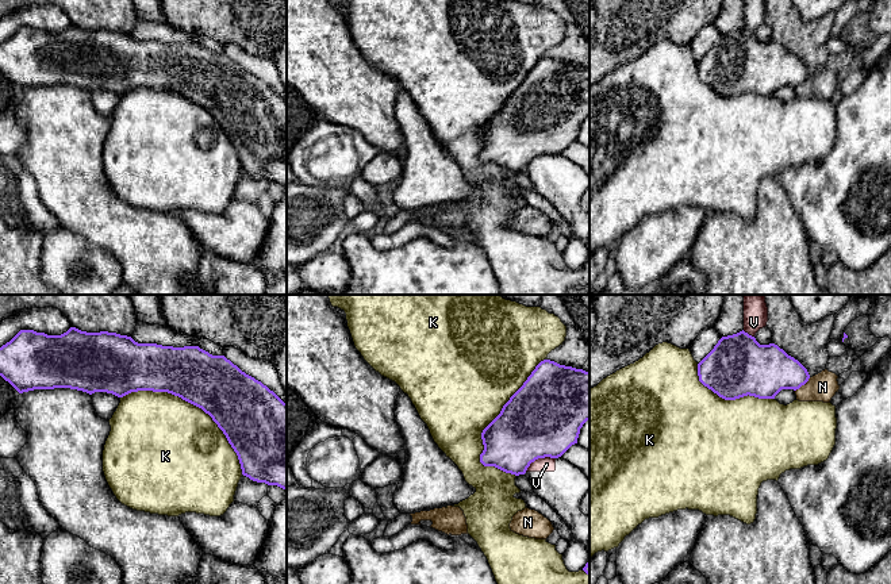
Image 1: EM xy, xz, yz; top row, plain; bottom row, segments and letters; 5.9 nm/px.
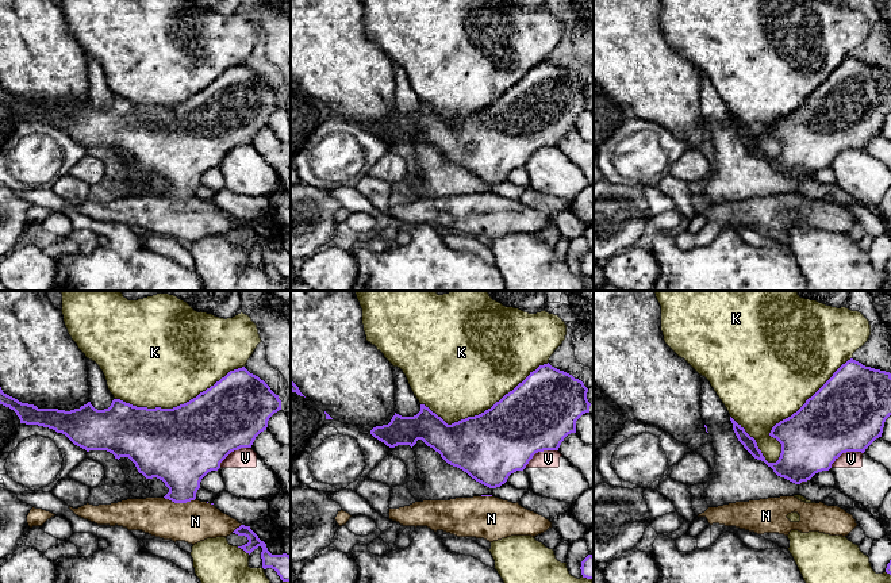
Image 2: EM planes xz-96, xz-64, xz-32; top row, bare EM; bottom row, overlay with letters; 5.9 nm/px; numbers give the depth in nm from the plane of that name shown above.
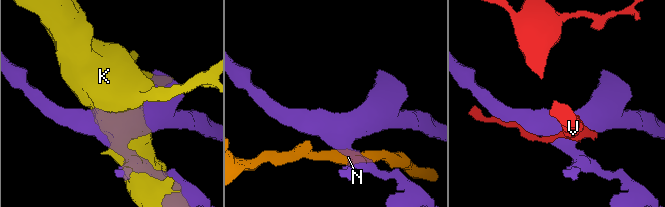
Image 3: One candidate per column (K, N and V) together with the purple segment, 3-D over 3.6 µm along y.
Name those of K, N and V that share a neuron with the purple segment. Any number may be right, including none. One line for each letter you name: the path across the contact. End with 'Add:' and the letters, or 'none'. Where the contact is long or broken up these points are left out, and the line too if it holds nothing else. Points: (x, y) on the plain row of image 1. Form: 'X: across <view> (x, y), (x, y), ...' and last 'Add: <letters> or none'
Add: none

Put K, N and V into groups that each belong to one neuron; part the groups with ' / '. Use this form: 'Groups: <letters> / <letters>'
Groups: K / N / V

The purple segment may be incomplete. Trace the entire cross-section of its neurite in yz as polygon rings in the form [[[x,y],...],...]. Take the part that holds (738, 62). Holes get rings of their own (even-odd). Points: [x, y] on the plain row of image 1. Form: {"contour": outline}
{"contour": [[[744,27],[722,34],[698,61],[699,78],[725,97],[744,93],[775,96],[781,87],[799,87],[810,72],[775,41],[760,42]]]}

